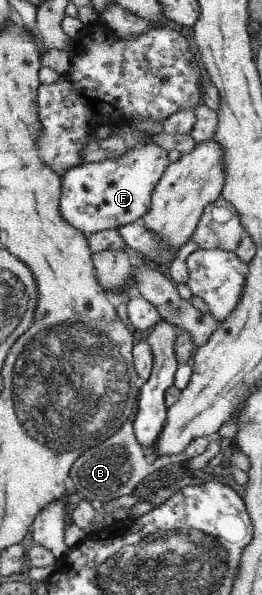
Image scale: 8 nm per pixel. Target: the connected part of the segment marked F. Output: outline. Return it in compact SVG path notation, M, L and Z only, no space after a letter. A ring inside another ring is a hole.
M151 142L133 147L120 157L94 163L81 161L61 176L61 218L85 236L140 221L149 210L150 194L168 164L167 152Z

